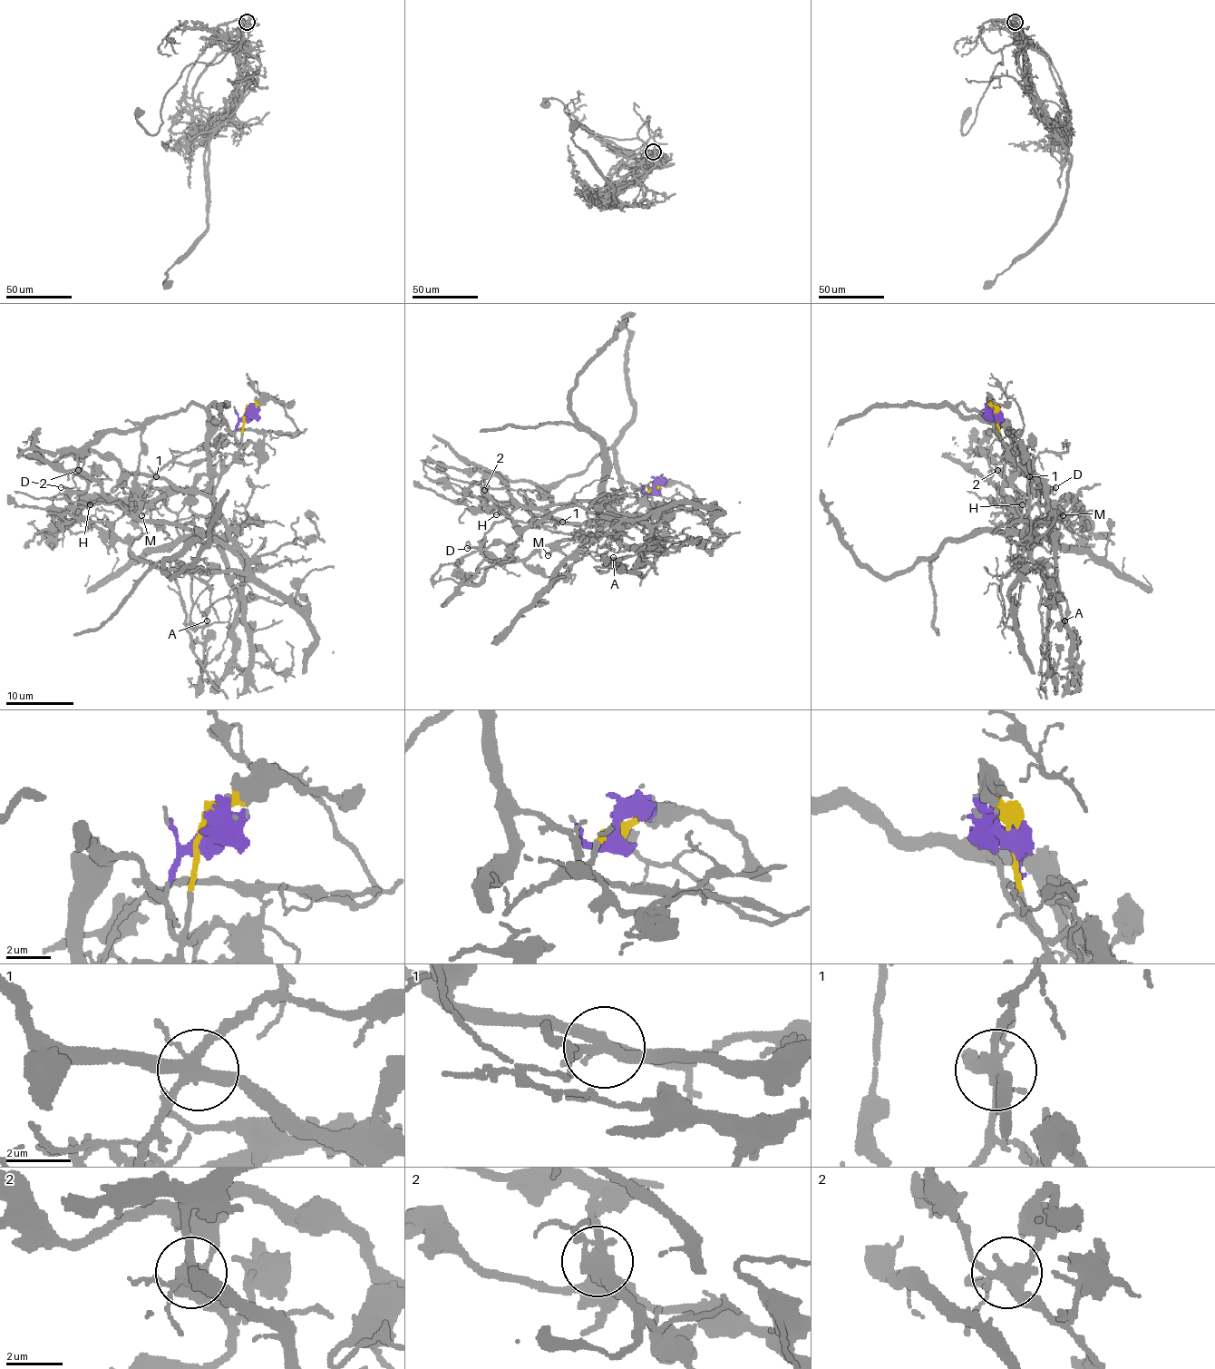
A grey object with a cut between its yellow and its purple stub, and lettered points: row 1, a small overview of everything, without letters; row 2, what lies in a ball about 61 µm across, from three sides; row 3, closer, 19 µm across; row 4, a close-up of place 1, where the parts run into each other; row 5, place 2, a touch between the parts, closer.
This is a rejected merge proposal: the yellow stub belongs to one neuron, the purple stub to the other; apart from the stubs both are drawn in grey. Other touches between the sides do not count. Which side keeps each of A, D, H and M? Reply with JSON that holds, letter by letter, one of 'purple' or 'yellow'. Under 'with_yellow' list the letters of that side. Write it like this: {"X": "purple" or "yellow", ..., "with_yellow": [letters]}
{"A": "purple", "D": "purple", "H": "purple", "M": "purple", "with_yellow": []}

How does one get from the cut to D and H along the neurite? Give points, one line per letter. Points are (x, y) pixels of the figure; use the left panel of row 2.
D: (246, 416), (232, 432), (217, 423), (207, 458), (168, 462), (134, 513), (78, 504), (78, 491), (61, 487)
H: (246, 416), (232, 432), (189, 405), (103, 432), (76, 462), (86, 487), (70, 496), (90, 504)

